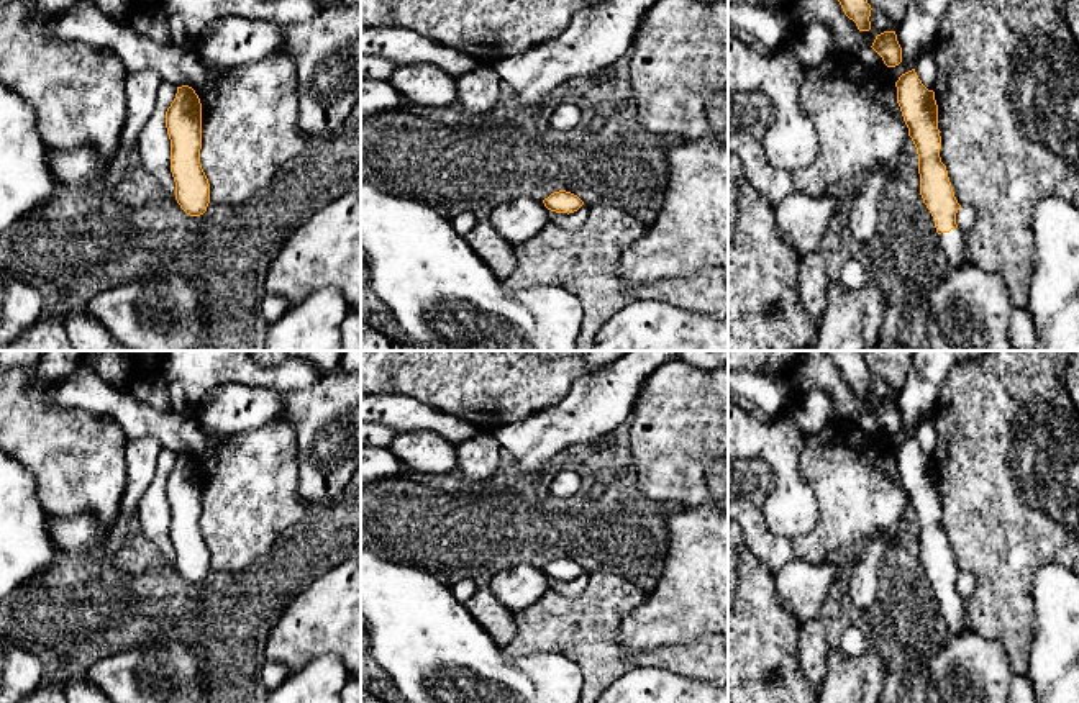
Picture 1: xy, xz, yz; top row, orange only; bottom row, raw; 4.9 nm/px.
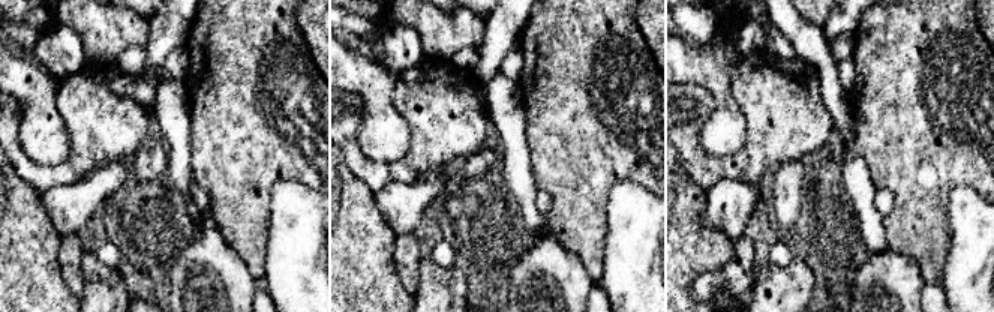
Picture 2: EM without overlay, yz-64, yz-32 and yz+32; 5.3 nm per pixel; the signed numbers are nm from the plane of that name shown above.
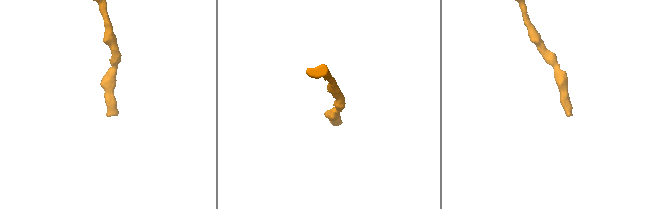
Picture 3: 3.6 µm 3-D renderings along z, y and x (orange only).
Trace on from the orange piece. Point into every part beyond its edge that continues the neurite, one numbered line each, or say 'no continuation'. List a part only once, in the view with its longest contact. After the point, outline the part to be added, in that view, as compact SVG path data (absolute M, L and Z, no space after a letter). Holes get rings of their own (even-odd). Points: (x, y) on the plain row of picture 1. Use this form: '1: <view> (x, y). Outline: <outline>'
1: yz (953, 610). Outline: M959 595L938 601L938 606L951 634L958 634L969 626L966 615L966 600L963 600Z

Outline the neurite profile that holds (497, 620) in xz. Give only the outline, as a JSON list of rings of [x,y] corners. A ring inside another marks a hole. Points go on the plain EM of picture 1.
[[[487,583],[479,585],[477,592],[464,603],[464,608],[502,649],[515,637],[513,613],[492,595]]]

